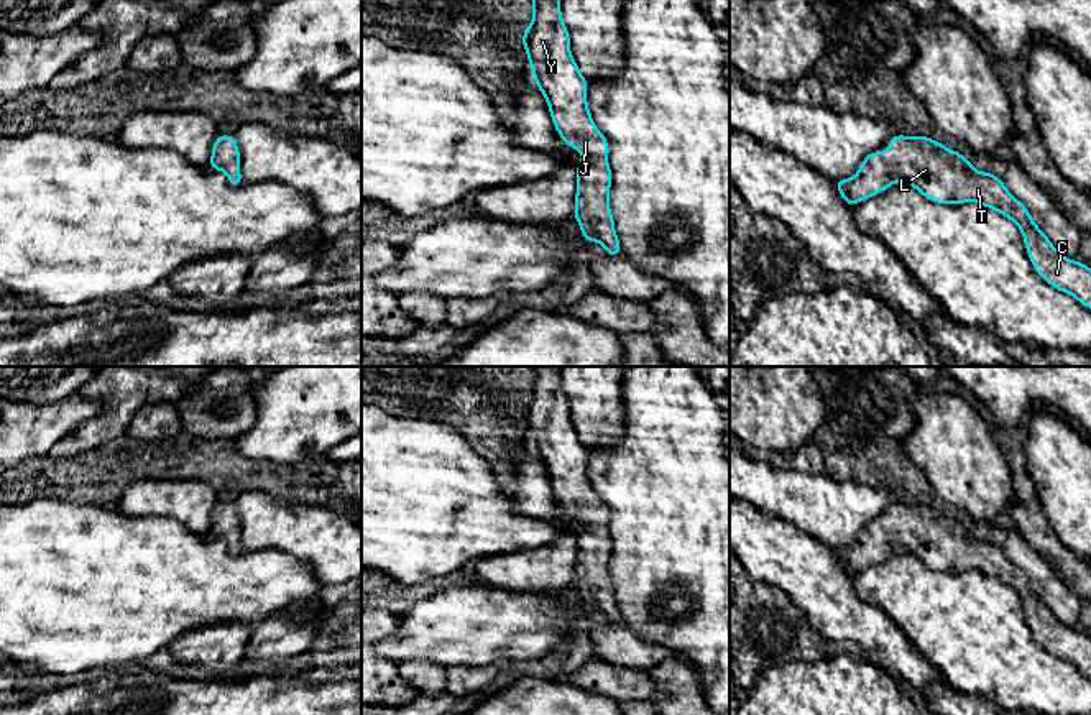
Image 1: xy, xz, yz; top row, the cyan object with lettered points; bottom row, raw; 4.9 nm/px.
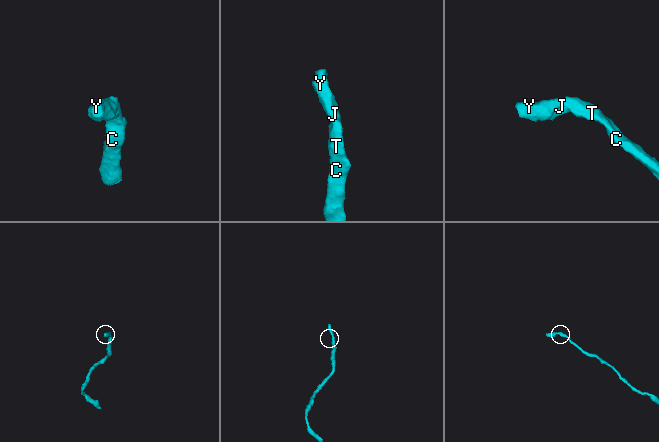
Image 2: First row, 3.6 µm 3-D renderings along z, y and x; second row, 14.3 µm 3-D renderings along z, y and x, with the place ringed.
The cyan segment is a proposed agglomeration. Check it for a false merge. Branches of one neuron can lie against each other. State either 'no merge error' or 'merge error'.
no merge error

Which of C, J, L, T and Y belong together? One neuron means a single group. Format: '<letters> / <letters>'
C J L T Y

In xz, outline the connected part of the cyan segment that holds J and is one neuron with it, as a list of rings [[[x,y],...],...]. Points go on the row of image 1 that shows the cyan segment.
[[[532,0],[531,5],[534,16],[529,26],[522,31],[522,48],[526,49],[532,77],[537,89],[546,97],[554,127],[562,141],[585,156],[577,163],[573,219],[578,222],[582,237],[587,242],[598,242],[605,247],[608,256],[618,256],[623,251],[615,230],[615,219],[608,199],[613,181],[613,173],[608,164],[610,145],[605,135],[595,127],[588,108],[588,79],[580,74],[570,53],[570,36],[562,20],[560,0]]]

